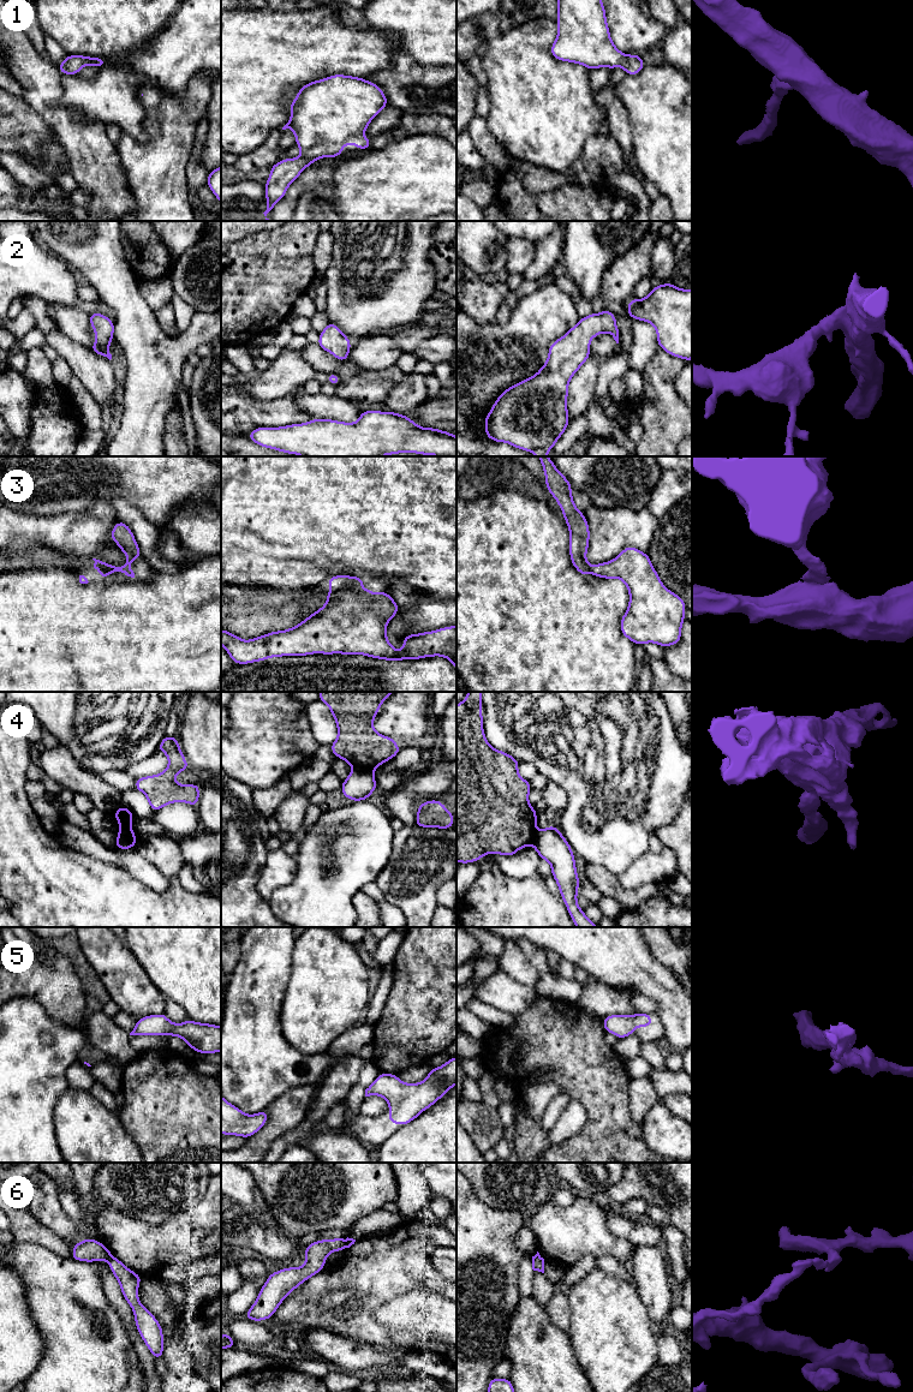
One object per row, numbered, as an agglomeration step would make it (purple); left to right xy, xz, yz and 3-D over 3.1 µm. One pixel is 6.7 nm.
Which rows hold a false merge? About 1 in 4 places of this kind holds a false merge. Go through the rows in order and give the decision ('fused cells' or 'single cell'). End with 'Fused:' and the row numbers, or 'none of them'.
1: single cell
2: single cell
3: single cell
4: fused cells
5: single cell
6: fused cells
Fused: 4, 6

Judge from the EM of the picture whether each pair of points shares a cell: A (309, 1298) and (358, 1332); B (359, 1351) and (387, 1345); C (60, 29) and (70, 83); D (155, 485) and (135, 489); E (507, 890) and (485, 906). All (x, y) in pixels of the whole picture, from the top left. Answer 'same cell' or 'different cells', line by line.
A: same cell
B: different cells
C: different cells
D: same cell
E: same cell

